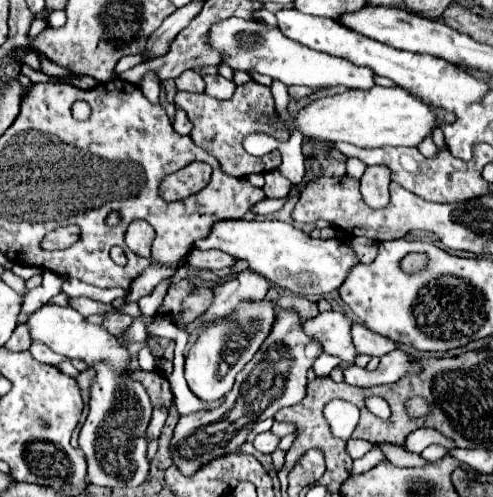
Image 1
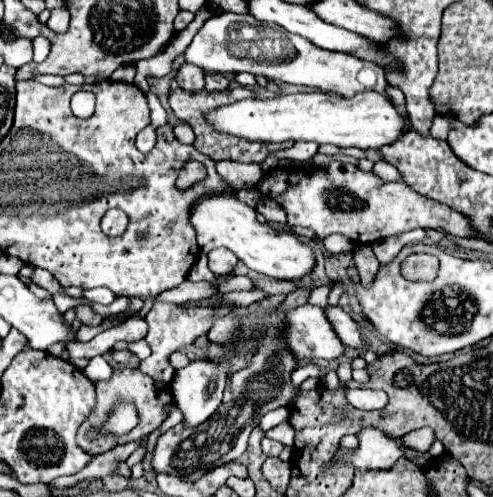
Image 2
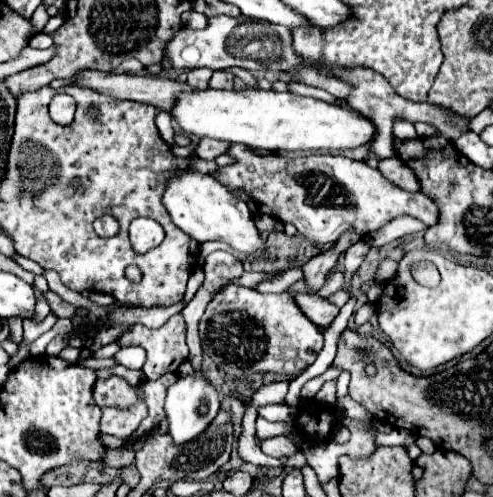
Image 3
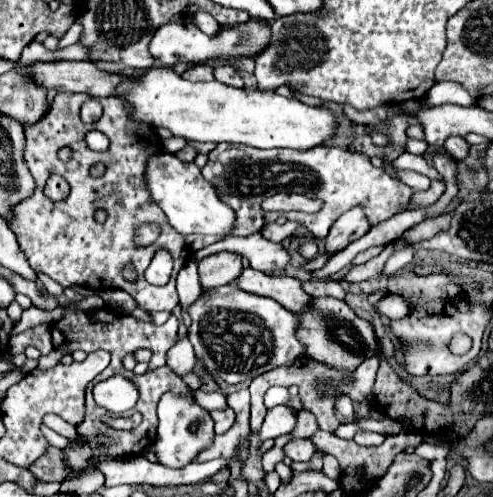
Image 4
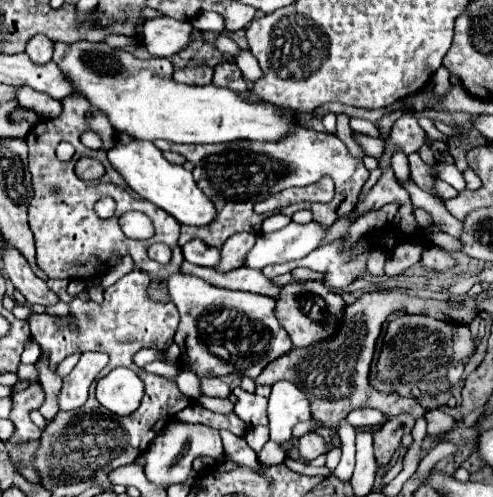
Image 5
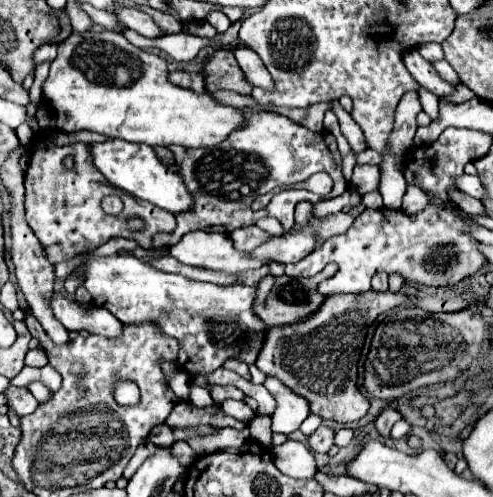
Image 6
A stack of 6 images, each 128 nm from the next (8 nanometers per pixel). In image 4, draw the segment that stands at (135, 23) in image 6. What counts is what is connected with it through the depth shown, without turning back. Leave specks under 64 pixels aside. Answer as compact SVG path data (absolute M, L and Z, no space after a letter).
M246 20L242 24L236 24L232 28L220 28L218 34L206 36L198 26L194 24L166 24L164 28L158 28L152 44L150 44L150 54L160 60L164 66L172 68L176 64L204 64L214 58L256 58L260 52L264 52L270 44L270 26L266 22L258 20Z

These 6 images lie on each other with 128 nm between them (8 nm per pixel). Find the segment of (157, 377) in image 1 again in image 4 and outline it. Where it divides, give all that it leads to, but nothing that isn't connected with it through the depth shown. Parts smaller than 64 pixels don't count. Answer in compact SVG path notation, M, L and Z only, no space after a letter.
M132 414L130 418L112 418L112 416L104 416L102 422L114 430L132 430L142 422L140 414Z

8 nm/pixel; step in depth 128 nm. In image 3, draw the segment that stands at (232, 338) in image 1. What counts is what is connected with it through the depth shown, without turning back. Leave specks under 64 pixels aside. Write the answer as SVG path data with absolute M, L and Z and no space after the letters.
M194 372L190 376L178 376L178 380L168 388L166 396L166 414L168 414L166 418L170 422L168 434L172 436L174 444L184 444L196 438L200 432L204 432L204 428L208 428L218 410L220 410L218 388L204 374Z

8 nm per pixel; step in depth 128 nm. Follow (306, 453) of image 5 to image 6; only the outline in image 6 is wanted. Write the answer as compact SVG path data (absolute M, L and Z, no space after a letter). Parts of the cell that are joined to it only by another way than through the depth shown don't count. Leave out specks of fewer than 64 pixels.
M320 424L318 430L314 434L310 434L308 444L310 444L312 452L320 452L320 454L328 452L332 448L332 444L334 444L334 430L328 428L326 424Z

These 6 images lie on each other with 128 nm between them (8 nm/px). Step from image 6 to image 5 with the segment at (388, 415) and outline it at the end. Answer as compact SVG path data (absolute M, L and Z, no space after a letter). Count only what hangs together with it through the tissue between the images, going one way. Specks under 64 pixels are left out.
M386 422L380 432L376 432L376 464L378 466L388 466L394 452L400 448L400 440L404 434L412 430L414 422Z

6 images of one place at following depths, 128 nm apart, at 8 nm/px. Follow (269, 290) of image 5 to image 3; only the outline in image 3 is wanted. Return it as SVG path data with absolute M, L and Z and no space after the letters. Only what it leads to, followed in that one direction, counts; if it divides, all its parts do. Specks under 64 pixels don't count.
M298 292L298 294L292 294L296 304L306 312L306 316L322 326L322 328L330 328L332 320L338 316L338 306L334 306L332 302L320 298L318 294L310 294L310 292Z

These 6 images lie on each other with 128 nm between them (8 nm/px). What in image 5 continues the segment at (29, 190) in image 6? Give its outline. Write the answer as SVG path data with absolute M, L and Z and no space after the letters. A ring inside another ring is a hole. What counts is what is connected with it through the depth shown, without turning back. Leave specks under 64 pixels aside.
M72 94L66 96L62 102L62 112L56 118L46 118L40 120L36 126L32 126L32 132L28 132L26 142L28 142L28 150L30 150L30 174L32 174L32 184L34 184L34 196L28 204L28 224L30 230L34 232L34 242L36 242L36 266L48 276L48 278L56 278L56 280L92 280L102 276L108 270L108 260L112 256L132 256L136 268L140 268L142 272L148 272L150 276L150 284L148 284L148 298L152 302L170 302L168 296L168 288L166 288L166 280L172 274L180 272L180 266L184 262L182 256L182 248L178 246L178 236L180 236L180 226L176 224L176 220L172 220L172 216L168 216L166 212L160 212L160 208L156 208L154 204L148 204L148 200L138 198L134 194L130 194L128 188L116 184L114 176L120 176L114 166L110 164L110 160L106 158L106 152L110 148L114 148L116 140L116 130L114 126L108 122L106 114L98 108L94 108L86 96L80 94ZM86 112L92 112L92 120L86 118ZM84 130L94 130L102 136L104 140L104 148L102 150L88 150L86 146L82 146L80 142L80 134ZM60 142L70 142L76 148L76 154L70 162L60 162L56 158L56 146ZM82 156L90 156L100 160L106 166L106 174L100 180L80 180L74 174L74 166L76 160ZM108 184L120 186L126 192L108 192ZM102 196L110 196L116 202L116 214L108 220L100 220L94 212L94 204L102 198ZM128 210L140 210L144 212L152 224L154 224L154 236L148 240L132 240L126 238L124 232L118 226L118 218L128 212ZM154 242L164 242L172 248L172 260L168 266L160 266L154 260L148 258L148 246Z

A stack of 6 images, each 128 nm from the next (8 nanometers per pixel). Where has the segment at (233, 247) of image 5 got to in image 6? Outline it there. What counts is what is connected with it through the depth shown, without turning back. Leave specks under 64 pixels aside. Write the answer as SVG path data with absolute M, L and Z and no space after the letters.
M252 226L252 228L240 228L240 230L232 232L230 238L234 242L234 248L238 248L240 252L252 252L252 248L258 248L260 244L264 244L264 240L268 240L272 236L264 230L260 230L258 226Z

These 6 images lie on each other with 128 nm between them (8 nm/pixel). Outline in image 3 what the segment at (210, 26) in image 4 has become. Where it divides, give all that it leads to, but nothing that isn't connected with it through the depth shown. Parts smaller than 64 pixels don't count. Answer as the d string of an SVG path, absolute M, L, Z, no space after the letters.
M196 10L182 14L182 26L186 26L186 28L204 28L204 24L206 24L206 16Z

